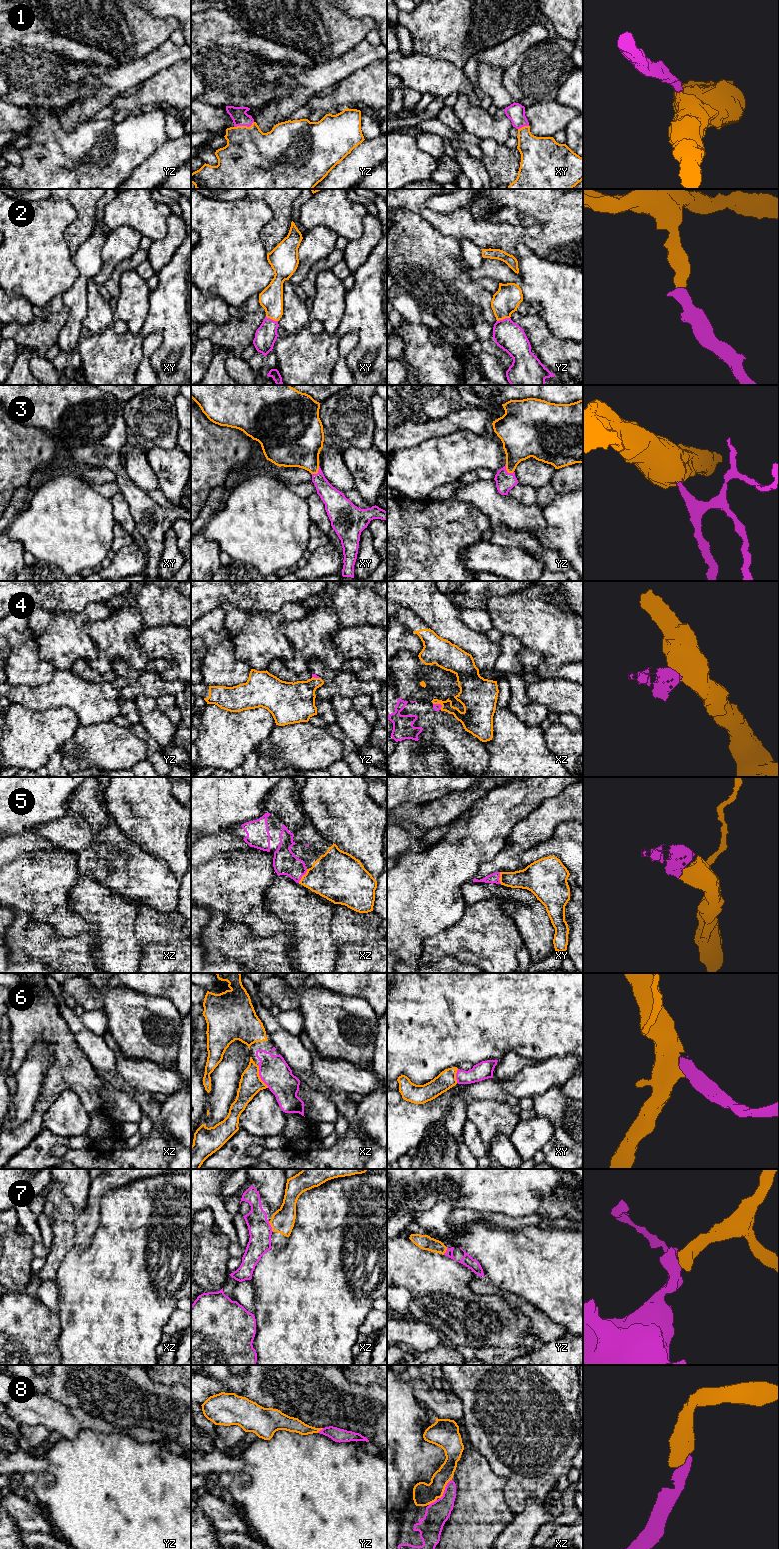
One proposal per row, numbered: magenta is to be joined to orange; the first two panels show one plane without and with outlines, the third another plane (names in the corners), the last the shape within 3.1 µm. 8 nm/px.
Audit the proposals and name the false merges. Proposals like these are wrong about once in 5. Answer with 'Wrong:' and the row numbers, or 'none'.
Wrong: 4

